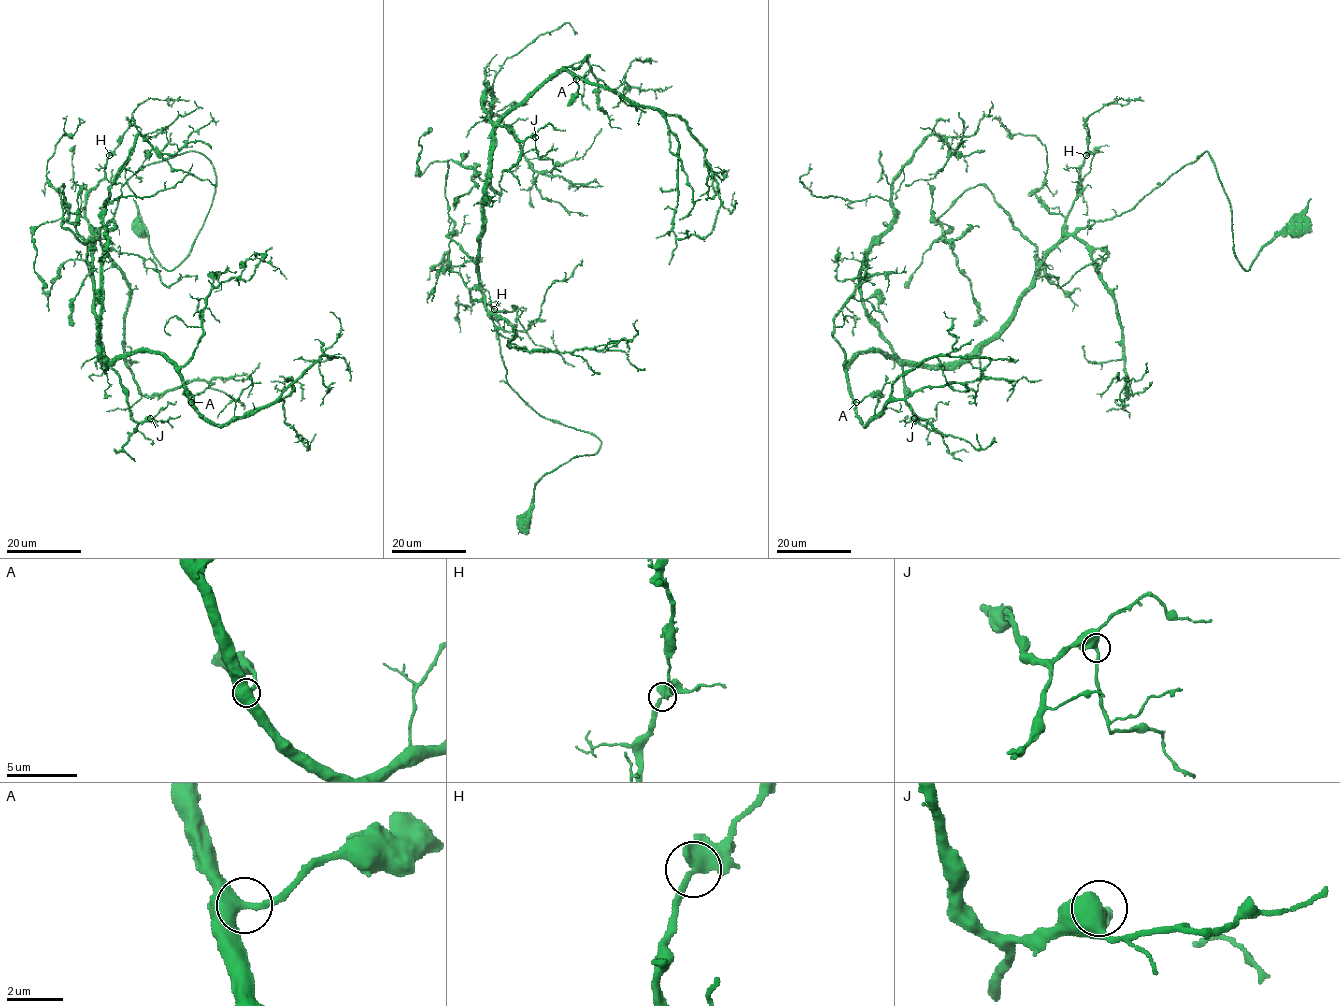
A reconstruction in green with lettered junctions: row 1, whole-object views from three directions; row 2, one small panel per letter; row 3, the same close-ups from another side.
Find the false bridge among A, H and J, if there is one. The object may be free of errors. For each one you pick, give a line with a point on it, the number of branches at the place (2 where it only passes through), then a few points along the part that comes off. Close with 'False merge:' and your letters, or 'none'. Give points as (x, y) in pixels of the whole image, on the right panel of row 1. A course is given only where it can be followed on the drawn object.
False merge: none

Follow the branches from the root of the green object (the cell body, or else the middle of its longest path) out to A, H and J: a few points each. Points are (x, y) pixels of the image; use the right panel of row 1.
A: (1298, 226), (1245, 270), (1206, 151), (1069, 234), (970, 353), (907, 365), (862, 351), (847, 370), (856, 402)
H: (1298, 226), (1280, 231), (1245, 270), (1206, 151), (1130, 209), (1070, 234), (1086, 155)
J: (1298, 226), (1245, 270), (1206, 151), (1130, 209), (1069, 234), (1016, 313), (970, 353), (904, 365), (914, 418)

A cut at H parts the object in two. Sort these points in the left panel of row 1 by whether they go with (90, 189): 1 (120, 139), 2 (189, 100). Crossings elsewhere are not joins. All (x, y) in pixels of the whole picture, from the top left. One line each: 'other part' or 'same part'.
1: other part
2: other part

